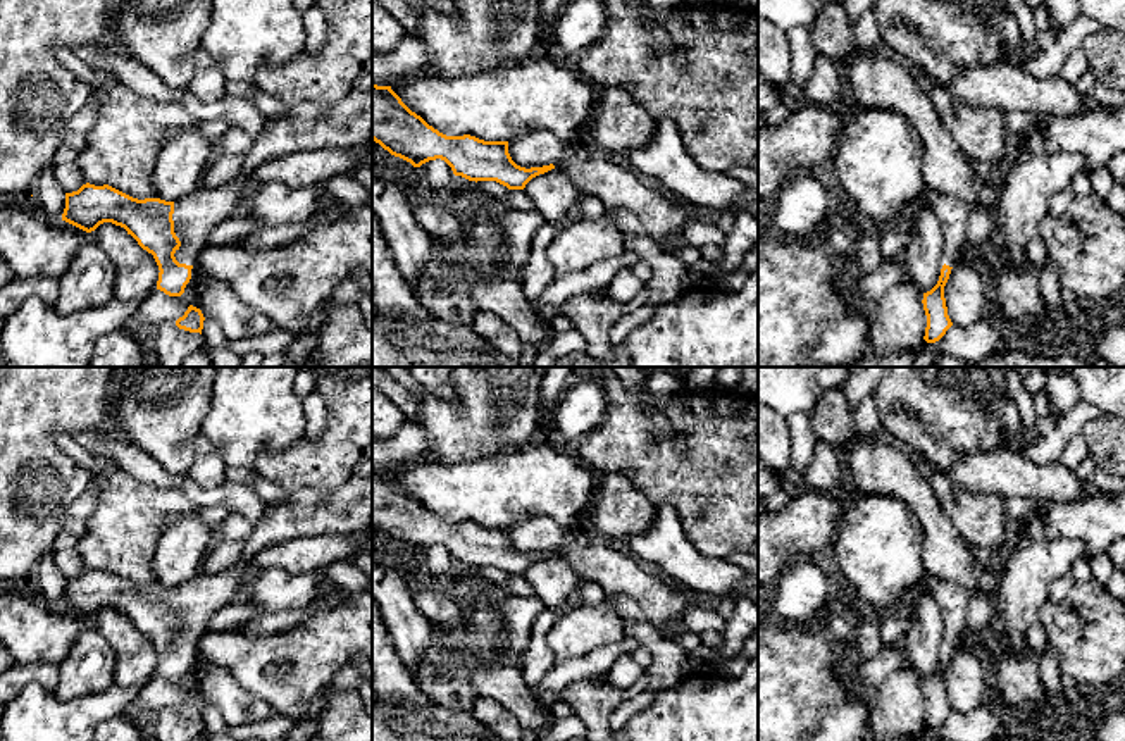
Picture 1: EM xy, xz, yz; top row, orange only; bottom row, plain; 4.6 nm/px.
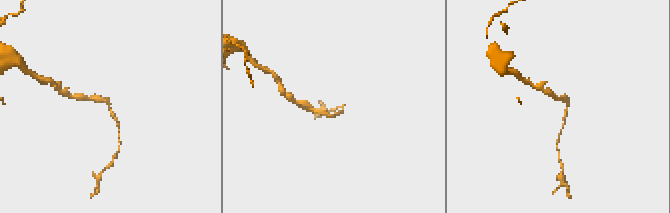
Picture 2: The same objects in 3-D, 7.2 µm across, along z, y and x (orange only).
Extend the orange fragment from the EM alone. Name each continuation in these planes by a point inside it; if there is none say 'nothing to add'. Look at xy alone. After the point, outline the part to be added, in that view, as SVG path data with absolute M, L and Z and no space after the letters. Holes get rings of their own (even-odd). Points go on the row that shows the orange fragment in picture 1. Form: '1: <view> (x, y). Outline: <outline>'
1: xy (347, 124). Outline: M362 72L341 102L301 102L265 117L239 176L215 190L203 190L174 202L174 233L181 241L174 257L193 265L208 243L214 226L234 215L252 174L262 164L296 152L343 150L372 145L372 72Z

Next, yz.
1: yz (953, 212). Outline: M930 195L929 203L944 231L942 262L953 267L960 260L960 250L965 243L970 209L951 195Z

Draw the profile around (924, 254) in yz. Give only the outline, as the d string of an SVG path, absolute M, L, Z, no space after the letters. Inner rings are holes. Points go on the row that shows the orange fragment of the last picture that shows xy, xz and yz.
M929 196L915 212L911 238L906 246L904 274L923 291L930 291L941 276L944 231L939 217L930 209Z

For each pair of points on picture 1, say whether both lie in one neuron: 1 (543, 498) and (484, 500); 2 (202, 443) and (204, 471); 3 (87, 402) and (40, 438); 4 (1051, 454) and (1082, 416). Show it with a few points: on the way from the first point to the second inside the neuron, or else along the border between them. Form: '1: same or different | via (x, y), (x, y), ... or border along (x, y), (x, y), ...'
1: same | via (529, 497), (498, 497)
2: same | via (204, 450), (204, 464)
3: same | via (74, 402), (50, 426)
4: same | via (1053, 443), (1072, 424)

